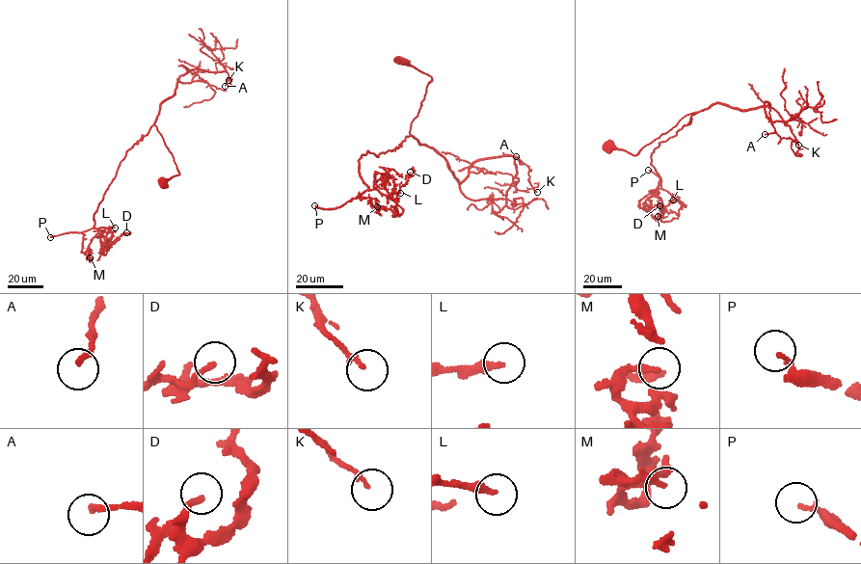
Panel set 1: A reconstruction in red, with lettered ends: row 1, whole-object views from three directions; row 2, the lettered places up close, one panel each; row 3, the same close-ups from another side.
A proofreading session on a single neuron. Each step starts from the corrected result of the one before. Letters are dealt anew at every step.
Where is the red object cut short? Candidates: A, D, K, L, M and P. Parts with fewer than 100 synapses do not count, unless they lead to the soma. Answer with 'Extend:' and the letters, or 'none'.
Extend: P

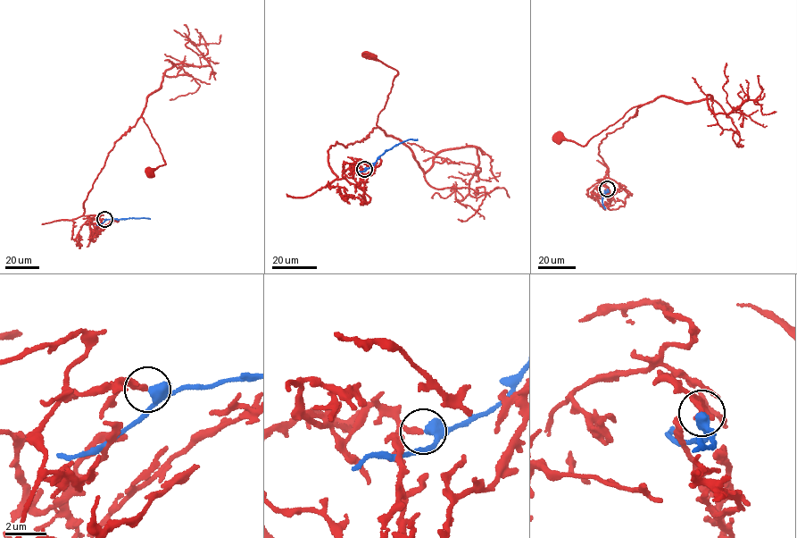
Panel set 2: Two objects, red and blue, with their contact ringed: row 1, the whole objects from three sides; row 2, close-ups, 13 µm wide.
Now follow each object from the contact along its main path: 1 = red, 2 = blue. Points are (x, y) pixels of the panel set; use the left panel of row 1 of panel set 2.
1: (104, 220), (97, 220), (99, 215), (84, 215), (84, 202), (115, 142), (141, 115), (165, 163), (150, 172)
2: (104, 220), (150, 219)

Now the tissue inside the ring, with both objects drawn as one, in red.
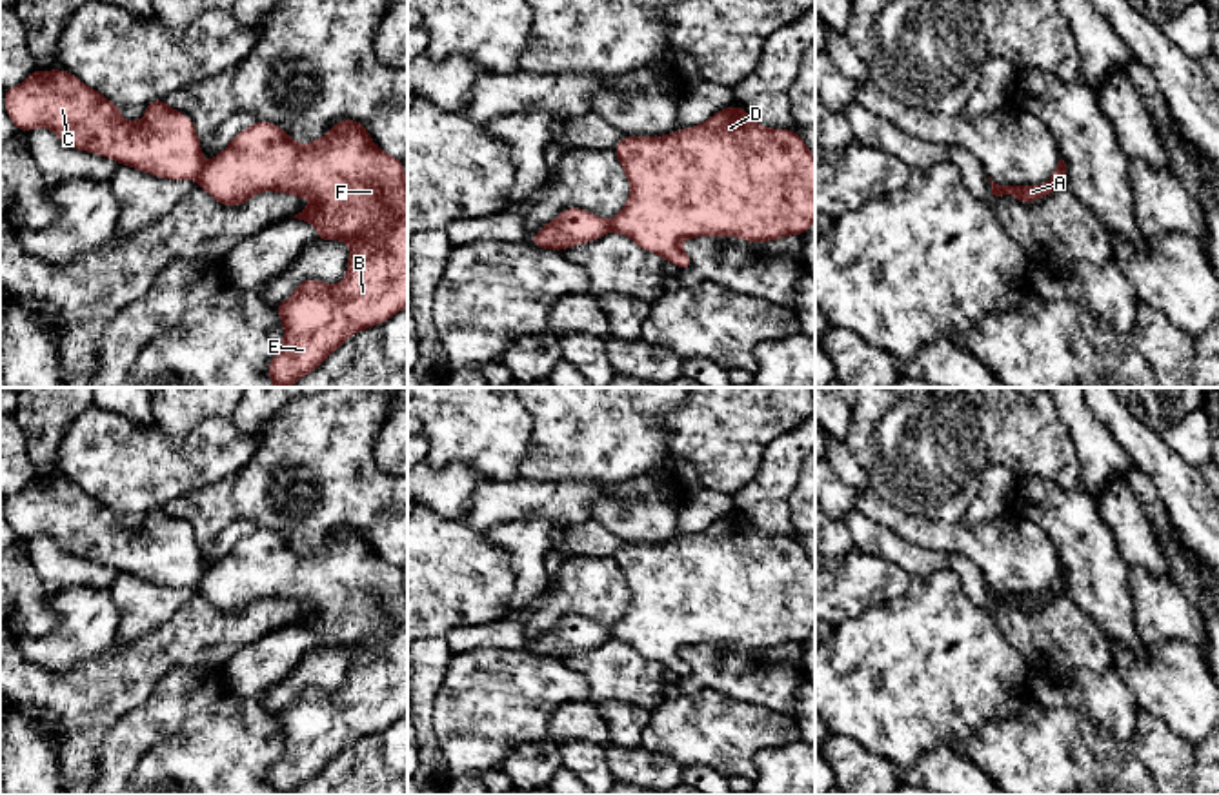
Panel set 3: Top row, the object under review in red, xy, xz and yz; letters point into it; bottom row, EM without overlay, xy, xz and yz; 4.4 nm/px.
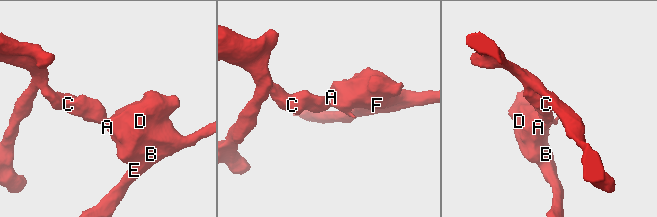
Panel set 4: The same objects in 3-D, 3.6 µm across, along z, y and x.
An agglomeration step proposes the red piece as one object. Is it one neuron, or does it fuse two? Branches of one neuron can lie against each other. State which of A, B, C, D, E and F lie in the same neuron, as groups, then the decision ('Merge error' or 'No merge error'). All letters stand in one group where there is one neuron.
Groups: A B D E F / C. Merge error

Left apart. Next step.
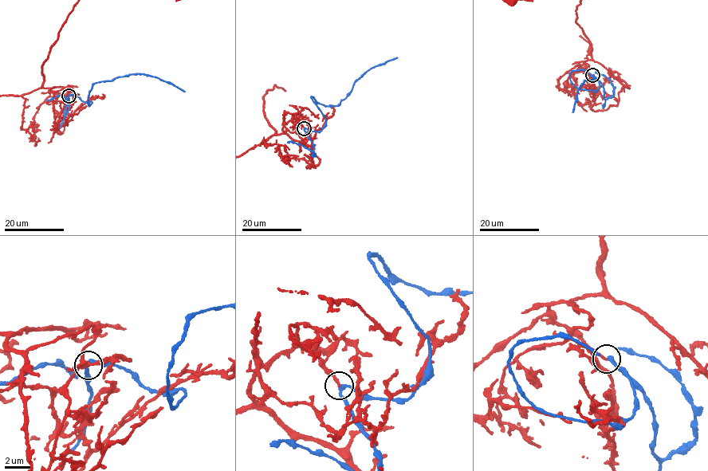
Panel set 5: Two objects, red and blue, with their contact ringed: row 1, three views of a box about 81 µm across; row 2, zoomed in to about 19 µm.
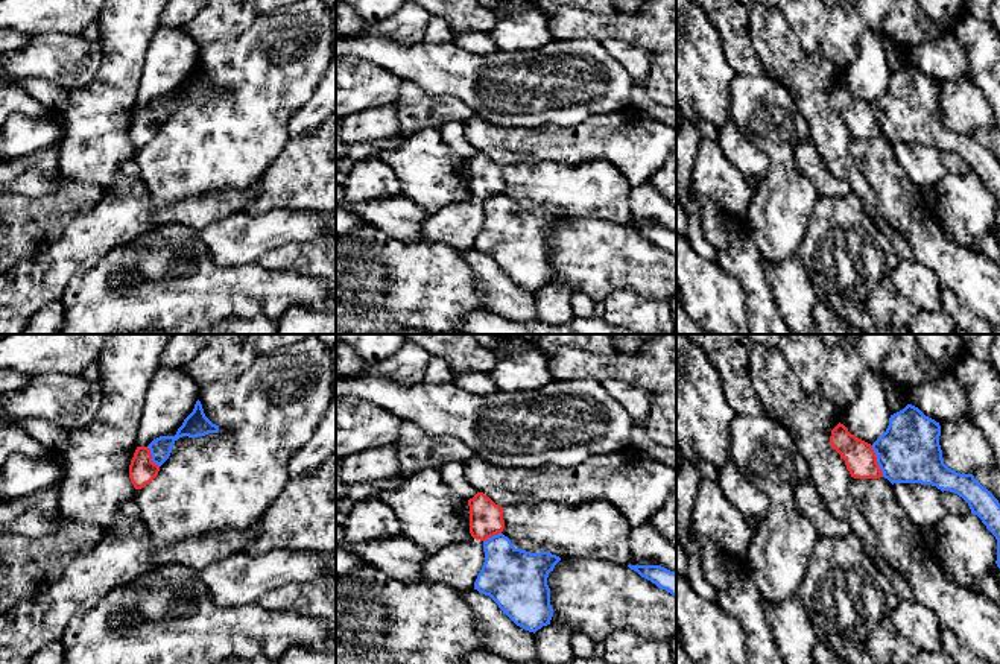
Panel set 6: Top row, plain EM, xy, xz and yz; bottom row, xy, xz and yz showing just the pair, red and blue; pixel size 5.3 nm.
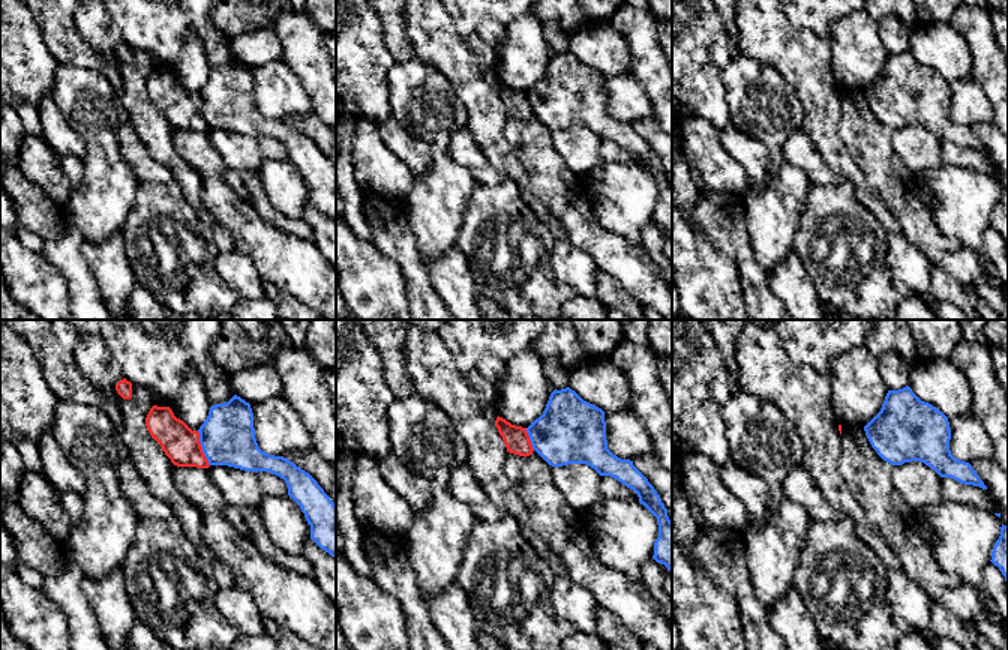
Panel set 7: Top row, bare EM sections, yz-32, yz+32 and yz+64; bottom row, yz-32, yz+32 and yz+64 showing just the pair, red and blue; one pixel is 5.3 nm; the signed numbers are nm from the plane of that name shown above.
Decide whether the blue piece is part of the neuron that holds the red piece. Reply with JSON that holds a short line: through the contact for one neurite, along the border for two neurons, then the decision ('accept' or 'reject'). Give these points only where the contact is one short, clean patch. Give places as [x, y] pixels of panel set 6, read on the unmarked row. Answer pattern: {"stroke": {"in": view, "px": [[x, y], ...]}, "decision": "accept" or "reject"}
{"decision": "reject"}

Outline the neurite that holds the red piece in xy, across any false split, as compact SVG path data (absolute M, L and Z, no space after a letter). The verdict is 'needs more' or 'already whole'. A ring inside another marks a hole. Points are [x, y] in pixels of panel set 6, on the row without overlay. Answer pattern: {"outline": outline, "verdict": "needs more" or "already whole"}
{"outline": "M137 106L129 125L129 138L135 149L149 144L158 135L160 126L152 122L147 106Z", "verdict": "already whole"}

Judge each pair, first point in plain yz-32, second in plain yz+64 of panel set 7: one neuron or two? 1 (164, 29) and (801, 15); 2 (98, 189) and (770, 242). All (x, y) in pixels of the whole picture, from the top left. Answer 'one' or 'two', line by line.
1: one
2: one

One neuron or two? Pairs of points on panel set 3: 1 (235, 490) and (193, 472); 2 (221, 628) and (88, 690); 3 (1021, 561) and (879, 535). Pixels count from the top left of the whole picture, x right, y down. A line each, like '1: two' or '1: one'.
1: two
2: one
3: two

